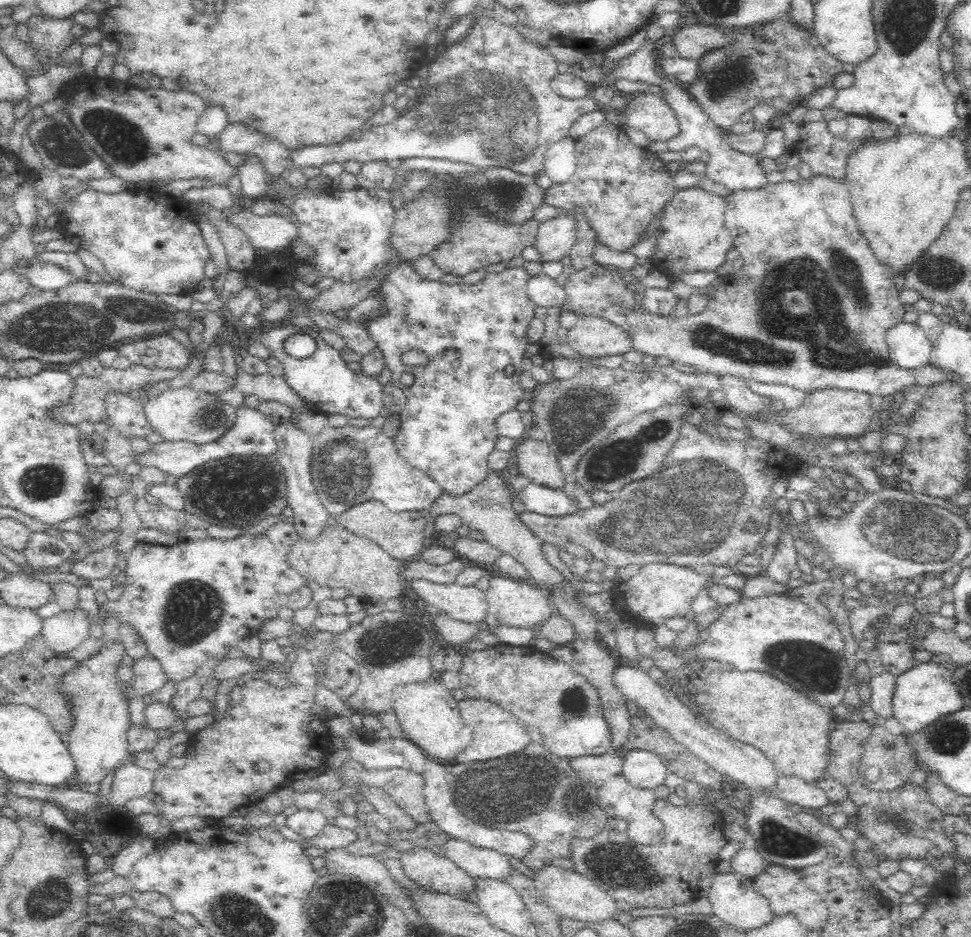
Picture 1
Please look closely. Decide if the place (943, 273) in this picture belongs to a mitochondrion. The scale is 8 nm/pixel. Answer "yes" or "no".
yes

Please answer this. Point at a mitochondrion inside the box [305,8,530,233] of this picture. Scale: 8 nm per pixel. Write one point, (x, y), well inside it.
(467, 105)

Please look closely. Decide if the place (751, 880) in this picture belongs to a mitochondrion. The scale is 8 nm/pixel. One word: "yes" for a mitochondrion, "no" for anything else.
no

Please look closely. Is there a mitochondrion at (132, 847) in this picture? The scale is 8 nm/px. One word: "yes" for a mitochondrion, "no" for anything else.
no

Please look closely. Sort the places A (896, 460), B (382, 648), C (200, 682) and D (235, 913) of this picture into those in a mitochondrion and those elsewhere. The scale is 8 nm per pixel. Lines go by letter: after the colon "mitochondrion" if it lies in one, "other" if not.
A: other
B: mitochondrion
C: other
D: mitochondrion

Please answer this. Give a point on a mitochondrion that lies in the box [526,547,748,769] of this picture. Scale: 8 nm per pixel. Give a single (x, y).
(570, 701)

